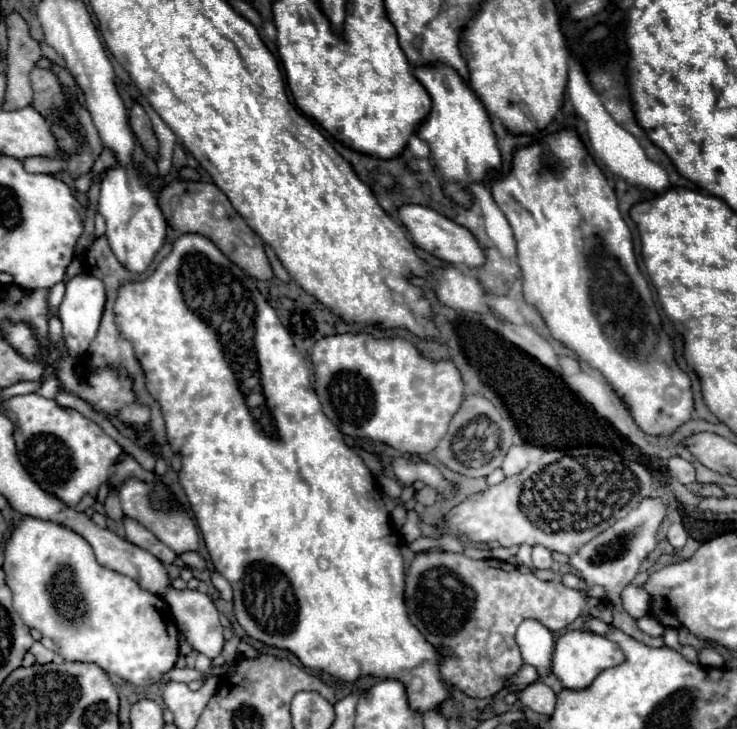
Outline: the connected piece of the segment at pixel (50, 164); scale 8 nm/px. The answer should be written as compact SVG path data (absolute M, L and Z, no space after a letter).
M26 158L24 168L28 172L46 172L46 174L60 174L64 172L66 160L62 158Z

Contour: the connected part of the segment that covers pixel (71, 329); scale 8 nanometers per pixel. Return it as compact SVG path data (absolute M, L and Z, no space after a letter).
M78 274L66 284L66 296L58 308L58 318L62 322L64 344L66 344L66 350L70 356L74 356L74 358L82 356L88 350L88 346L90 346L92 338L96 336L98 326L100 326L104 302L106 302L104 284L90 274Z

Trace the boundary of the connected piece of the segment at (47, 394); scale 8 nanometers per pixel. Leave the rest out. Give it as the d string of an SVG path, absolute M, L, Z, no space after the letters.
M48 378L44 384L42 384L42 388L38 390L38 394L40 396L44 396L44 398L56 398L56 394L60 392L60 382L58 382L58 378Z

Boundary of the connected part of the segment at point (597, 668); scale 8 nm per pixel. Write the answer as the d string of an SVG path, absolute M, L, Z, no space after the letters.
M568 630L562 636L558 636L556 646L554 646L554 656L552 656L552 672L560 678L564 688L570 690L582 690L592 684L592 680L606 668L618 666L624 662L624 652L620 646L606 636L600 636L590 630Z

